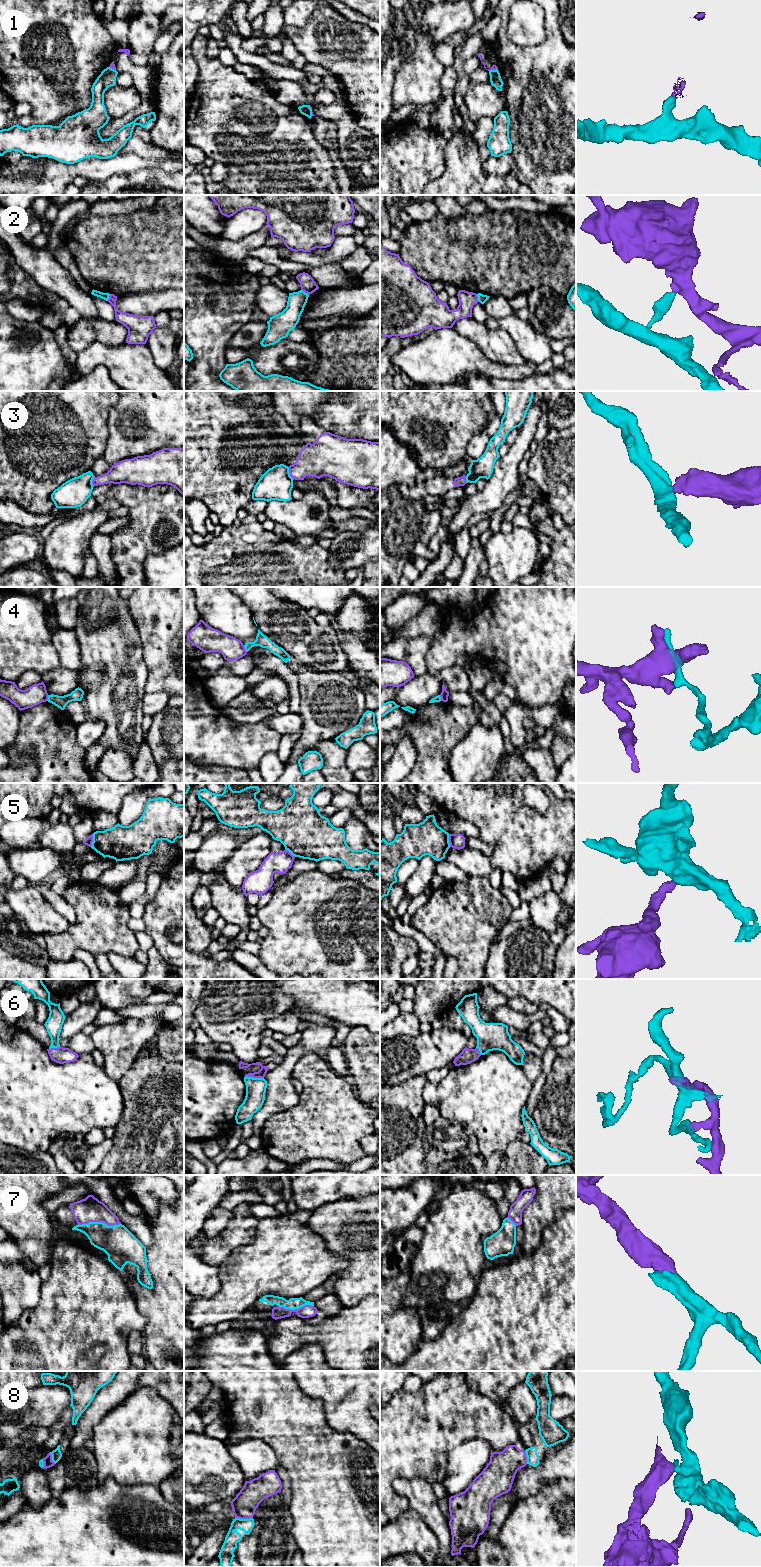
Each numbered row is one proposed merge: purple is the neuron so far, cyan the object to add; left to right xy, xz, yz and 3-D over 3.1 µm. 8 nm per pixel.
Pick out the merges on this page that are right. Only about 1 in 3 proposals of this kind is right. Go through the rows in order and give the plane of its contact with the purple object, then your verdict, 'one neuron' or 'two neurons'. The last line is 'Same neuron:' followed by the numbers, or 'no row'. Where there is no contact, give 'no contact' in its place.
1: yz | two neurons
2: xz | two neurons
3: xz | two neurons
4: xz | two neurons
5: yz | two neurons
6: xz | one neuron
7: xy | one neuron
8: xz | two neurons
Same neuron: 6, 7

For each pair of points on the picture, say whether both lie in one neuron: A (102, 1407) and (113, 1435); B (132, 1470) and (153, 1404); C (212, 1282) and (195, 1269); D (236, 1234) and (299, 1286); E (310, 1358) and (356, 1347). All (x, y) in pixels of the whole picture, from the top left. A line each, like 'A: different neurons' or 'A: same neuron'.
A: different neurons
B: same neuron
C: same neuron
D: different neurons
E: different neurons

